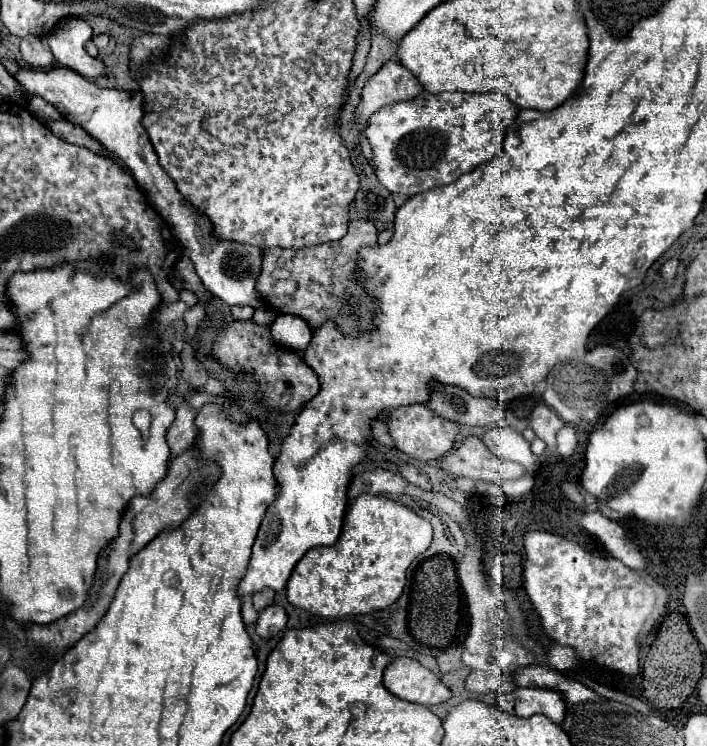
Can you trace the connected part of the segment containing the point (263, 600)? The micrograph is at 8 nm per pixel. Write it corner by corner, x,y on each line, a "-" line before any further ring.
264,589
264,591
256,593
256,595
252,597
254,609
256,609
256,611
262,611
262,609
266,609
268,605
272,605
272,599
274,599
274,591
272,591
272,589

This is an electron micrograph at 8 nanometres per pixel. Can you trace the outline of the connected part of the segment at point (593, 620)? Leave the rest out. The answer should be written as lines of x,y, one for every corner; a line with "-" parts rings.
530,531
524,539
524,591
540,615
544,633
554,643
574,649
584,663
600,663
610,671
636,675
640,631
652,615
654,589
622,561
602,557
560,535

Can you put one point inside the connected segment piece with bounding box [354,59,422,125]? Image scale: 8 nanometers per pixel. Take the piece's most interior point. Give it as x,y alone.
392,84

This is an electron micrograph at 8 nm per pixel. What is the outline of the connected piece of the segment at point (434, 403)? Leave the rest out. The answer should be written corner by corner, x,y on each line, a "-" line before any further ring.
438,381
430,383
430,399
426,407
436,415
464,425
500,425
504,419
504,405
496,399
474,397
466,389
456,385
442,385

